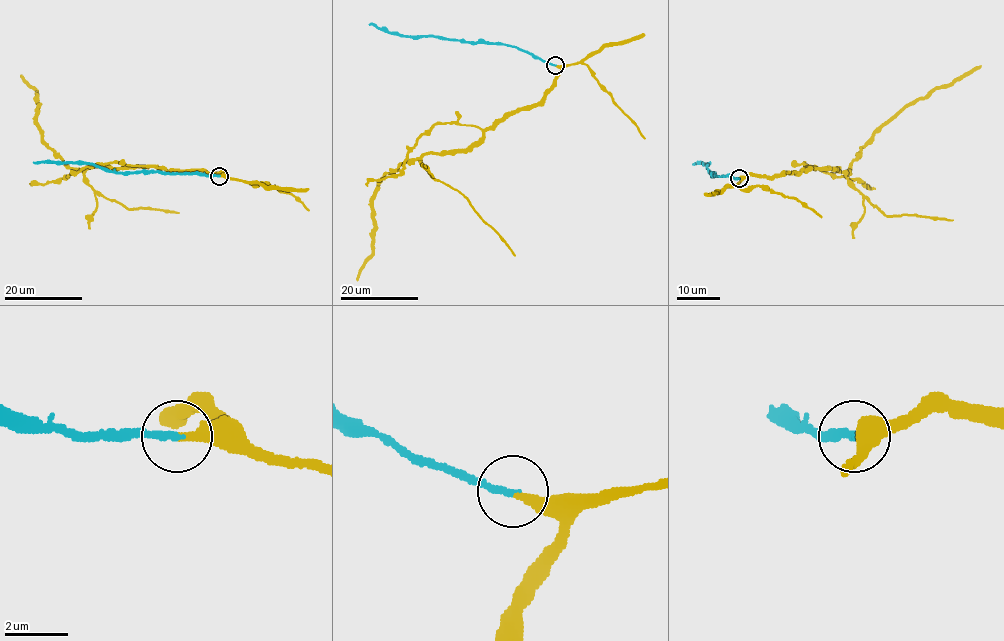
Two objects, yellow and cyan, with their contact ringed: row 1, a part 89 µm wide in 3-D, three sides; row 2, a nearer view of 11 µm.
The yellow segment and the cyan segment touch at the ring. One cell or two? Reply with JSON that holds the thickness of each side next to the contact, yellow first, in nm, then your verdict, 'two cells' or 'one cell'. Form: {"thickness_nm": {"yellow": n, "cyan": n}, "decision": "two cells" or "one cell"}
{"thickness_nm": {"yellow": 320, "cyan": 240}, "decision": "one cell"}

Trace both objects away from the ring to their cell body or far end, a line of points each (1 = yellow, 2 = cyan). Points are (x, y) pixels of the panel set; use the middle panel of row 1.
1: (555, 65), (556, 85), (537, 104), (506, 113), (465, 149), (425, 153), (379, 180), (373, 252), (357, 280)
2: (555, 65), (506, 45), (434, 36), (400, 36), (369, 24)

